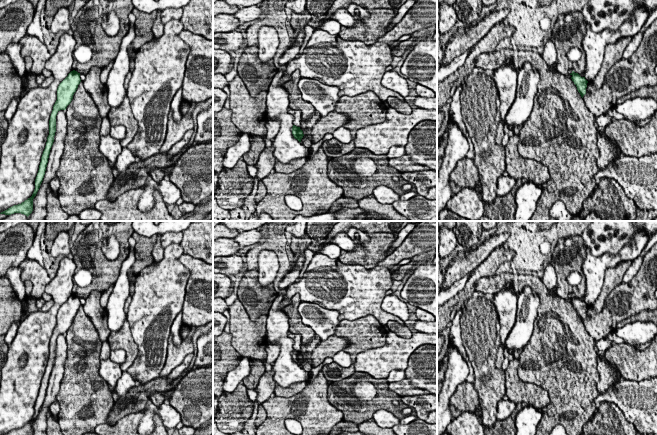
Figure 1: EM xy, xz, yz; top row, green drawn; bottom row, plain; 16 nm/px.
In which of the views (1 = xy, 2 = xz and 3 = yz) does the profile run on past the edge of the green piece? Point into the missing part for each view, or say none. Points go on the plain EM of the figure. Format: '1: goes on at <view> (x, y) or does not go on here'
1: does not go on here
2: does not go on here
3: does not go on here

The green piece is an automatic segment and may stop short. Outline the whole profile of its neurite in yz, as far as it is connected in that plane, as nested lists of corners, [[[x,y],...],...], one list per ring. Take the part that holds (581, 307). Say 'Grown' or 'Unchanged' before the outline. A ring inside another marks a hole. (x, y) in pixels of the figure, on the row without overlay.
Unchanged. [[[572,295],[570,299],[572,300],[571,303],[576,309],[578,316],[583,322],[583,320],[586,318],[588,305],[585,303],[585,301],[581,301],[578,297],[575,297],[574,295]]]

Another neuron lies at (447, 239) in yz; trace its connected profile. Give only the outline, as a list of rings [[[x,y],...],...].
[[[446,226],[439,228],[439,255],[442,259],[451,257],[452,252],[457,245],[455,232]]]

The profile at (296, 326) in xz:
[[[295,294],[291,299],[291,303],[283,307],[283,311],[289,318],[289,332],[300,334],[302,345],[307,345],[316,334],[309,326],[302,323],[301,316],[298,312],[298,306],[301,302],[300,296]]]

